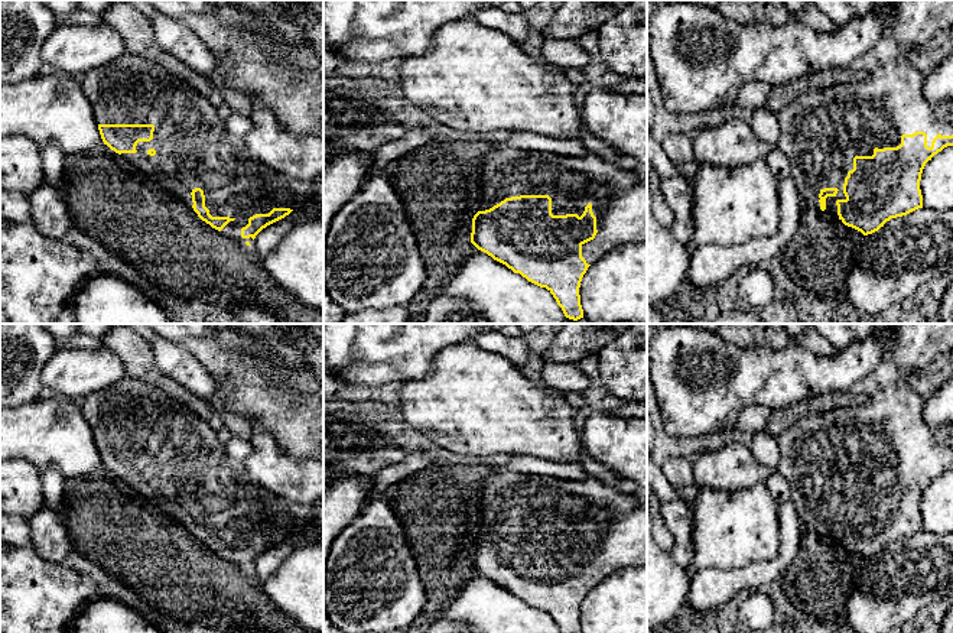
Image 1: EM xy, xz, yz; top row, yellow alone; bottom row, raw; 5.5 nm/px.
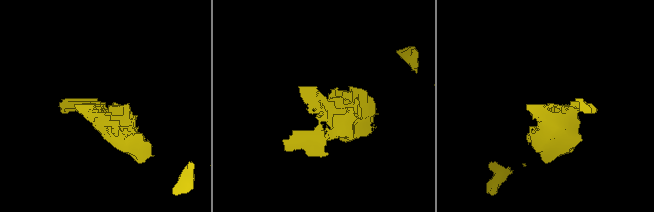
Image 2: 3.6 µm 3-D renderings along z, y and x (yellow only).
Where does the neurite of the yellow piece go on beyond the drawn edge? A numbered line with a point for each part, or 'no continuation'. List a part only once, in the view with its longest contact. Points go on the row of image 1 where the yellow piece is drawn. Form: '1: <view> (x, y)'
1: xz (618, 197)

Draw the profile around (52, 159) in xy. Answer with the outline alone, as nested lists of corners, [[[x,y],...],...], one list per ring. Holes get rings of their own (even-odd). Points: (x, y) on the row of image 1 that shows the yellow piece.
[[[46,146],[40,150],[45,172],[45,184],[62,192],[62,173],[65,155],[56,146]]]

